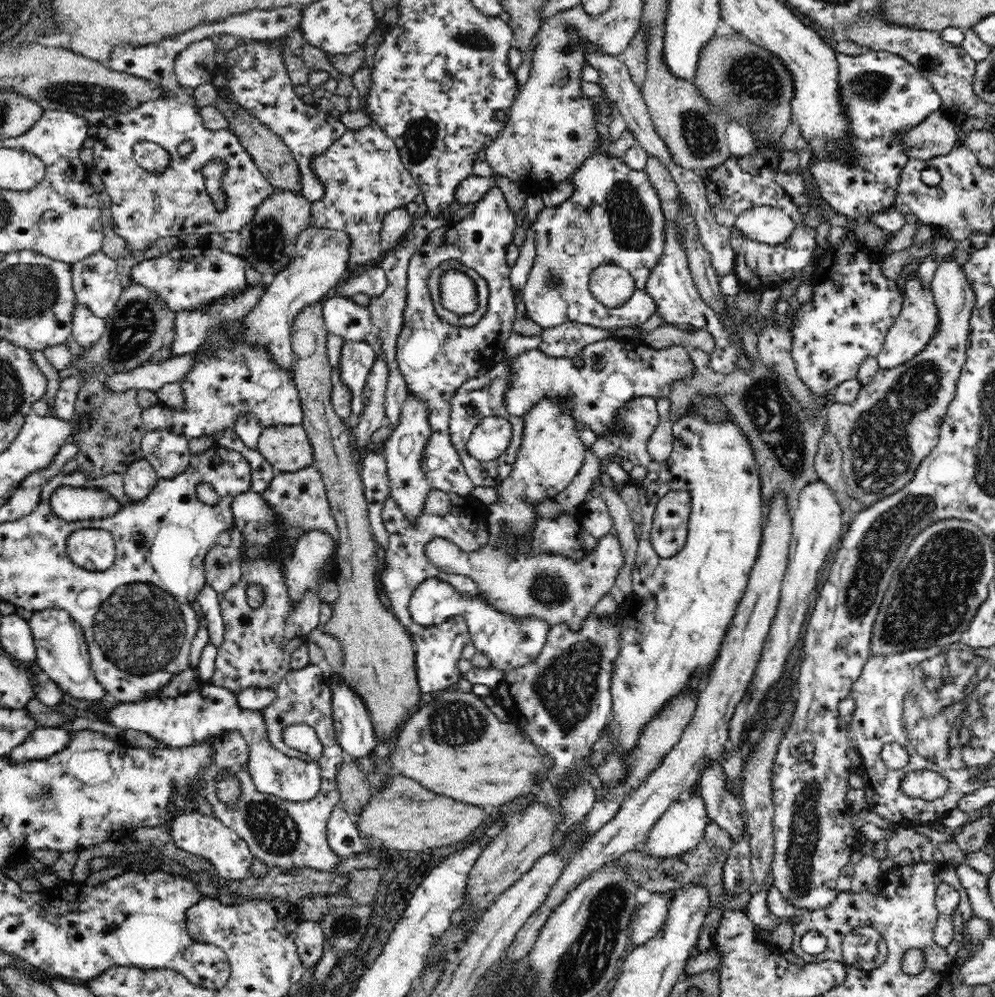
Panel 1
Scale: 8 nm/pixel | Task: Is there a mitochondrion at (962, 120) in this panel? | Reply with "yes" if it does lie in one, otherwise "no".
no

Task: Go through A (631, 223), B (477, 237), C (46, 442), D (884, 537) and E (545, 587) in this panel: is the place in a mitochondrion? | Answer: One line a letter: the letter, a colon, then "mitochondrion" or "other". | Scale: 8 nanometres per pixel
A: mitochondrion
B: other
C: other
D: mitochondrion
E: mitochondrion

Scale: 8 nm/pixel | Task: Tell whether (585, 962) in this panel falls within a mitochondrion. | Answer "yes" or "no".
yes

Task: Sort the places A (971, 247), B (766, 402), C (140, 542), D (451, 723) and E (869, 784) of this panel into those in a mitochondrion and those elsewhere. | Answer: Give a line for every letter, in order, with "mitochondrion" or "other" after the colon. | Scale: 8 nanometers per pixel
A: other
B: mitochondrion
C: other
D: mitochondrion
E: other

